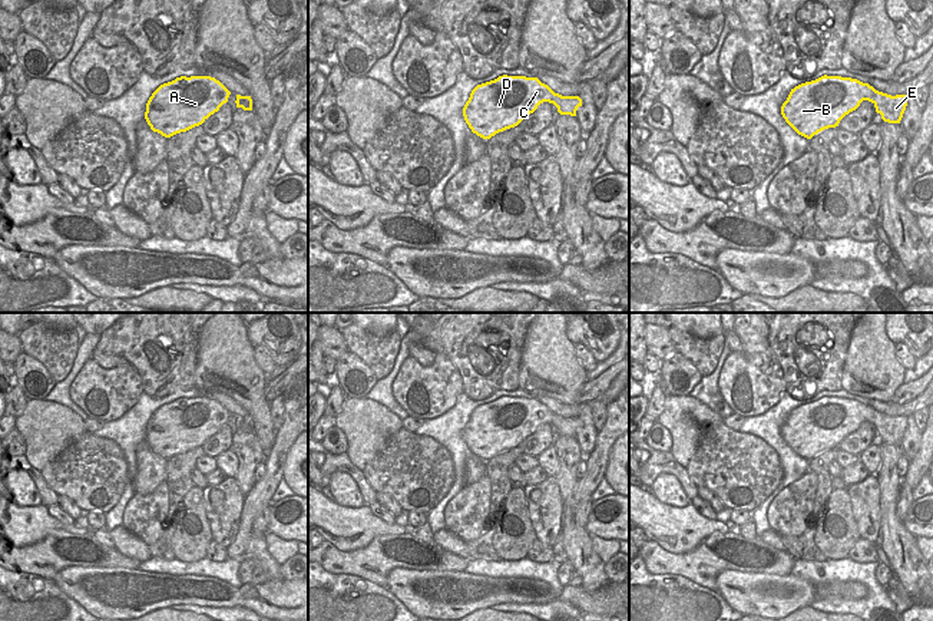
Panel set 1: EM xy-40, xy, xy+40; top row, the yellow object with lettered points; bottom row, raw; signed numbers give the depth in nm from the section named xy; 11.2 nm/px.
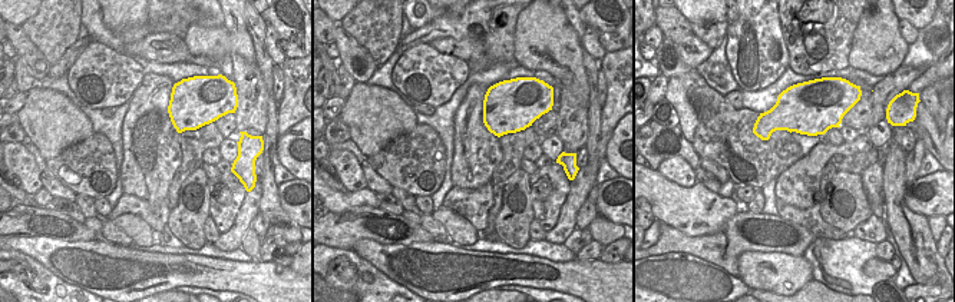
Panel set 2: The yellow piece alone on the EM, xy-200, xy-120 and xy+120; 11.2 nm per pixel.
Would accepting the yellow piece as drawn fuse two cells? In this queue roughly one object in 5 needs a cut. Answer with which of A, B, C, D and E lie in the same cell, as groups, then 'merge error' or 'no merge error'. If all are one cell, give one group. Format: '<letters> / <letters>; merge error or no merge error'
A B C D E; no merge error

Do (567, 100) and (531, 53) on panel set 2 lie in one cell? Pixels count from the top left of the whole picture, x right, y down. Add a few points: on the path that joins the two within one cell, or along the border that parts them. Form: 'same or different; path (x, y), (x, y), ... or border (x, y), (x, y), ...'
different; border (562, 83), (568, 85), (578, 95), (587, 109)

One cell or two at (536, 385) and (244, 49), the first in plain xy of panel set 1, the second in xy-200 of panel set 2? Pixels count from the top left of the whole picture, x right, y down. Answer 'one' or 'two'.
one

